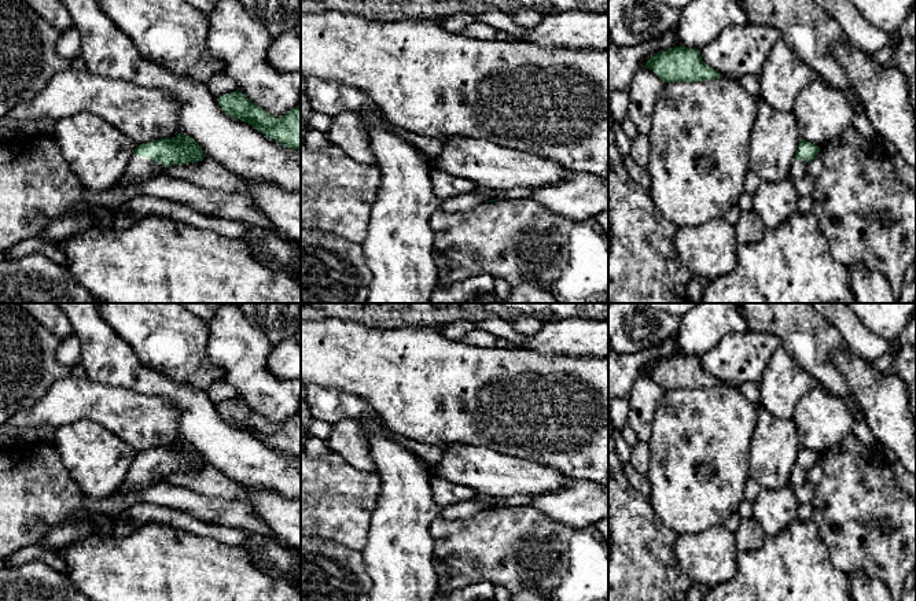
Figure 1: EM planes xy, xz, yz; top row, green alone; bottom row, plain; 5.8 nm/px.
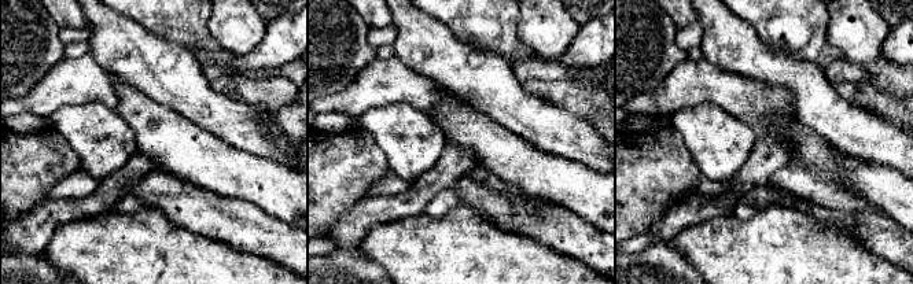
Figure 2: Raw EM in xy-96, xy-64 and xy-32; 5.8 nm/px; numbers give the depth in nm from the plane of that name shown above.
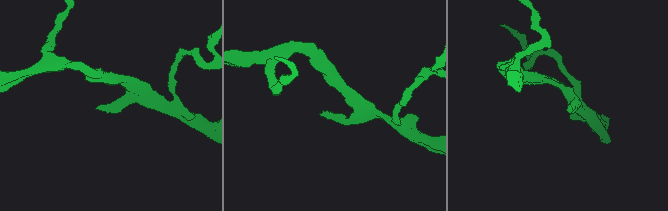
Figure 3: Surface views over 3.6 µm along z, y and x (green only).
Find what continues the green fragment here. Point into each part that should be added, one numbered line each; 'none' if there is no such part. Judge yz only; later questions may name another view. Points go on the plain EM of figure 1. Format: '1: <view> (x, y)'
1: yz (798, 475)

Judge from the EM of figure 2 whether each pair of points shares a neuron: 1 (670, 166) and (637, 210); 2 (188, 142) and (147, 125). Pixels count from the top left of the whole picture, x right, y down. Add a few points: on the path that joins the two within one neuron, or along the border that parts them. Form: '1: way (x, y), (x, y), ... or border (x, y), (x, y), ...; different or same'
1: way (659, 177), (637, 199); same
2: way (179, 142), (170, 142), (157, 129); same

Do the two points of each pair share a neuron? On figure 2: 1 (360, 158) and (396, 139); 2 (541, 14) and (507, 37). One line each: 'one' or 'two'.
1: two
2: two

